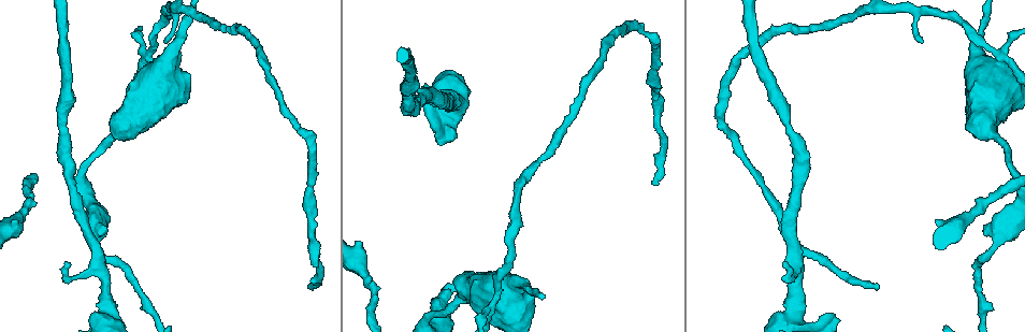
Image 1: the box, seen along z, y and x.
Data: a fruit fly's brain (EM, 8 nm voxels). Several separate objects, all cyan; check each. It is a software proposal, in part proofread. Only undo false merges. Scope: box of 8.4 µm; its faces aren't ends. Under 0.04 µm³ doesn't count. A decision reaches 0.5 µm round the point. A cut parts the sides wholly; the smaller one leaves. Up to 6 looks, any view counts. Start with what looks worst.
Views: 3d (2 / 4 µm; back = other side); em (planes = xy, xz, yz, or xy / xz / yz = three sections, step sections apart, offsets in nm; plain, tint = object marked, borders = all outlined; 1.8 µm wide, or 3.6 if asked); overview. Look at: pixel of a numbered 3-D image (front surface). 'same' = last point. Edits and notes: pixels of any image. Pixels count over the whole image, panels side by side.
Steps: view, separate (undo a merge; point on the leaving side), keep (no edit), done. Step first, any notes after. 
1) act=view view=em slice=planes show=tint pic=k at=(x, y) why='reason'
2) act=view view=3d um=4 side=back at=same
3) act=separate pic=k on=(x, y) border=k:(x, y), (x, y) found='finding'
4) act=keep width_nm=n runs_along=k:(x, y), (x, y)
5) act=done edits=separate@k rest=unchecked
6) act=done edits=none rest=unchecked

act=view view=3d um=4 pic=1 at=(152, 62) why='thick turns thin'

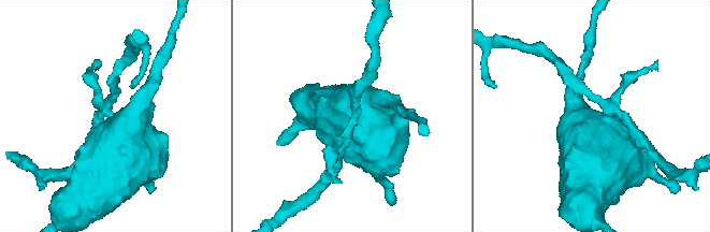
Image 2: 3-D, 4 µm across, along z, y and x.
act=view view=em um=3.6 slice=xy step=4 show=tint pic=2 at=(354, 130) why='shape alone is not enough'

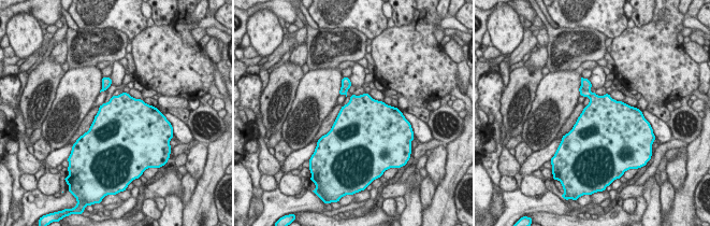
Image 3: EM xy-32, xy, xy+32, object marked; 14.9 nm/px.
act=view view=em um=3.6 slice=yz step=16 show=borders at=same why='another direction'

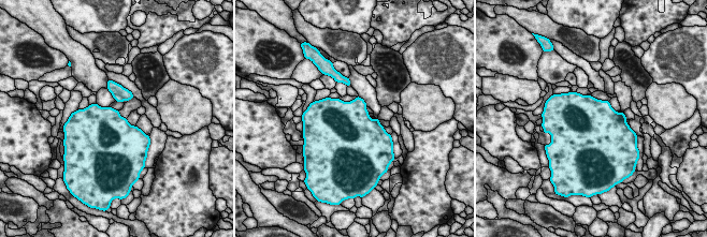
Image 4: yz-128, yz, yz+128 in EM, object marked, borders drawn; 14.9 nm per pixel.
act=separate pic=4 on=(114, 88) border=4:(113, 93), (118, 93), (125, 99) found='two neurons meet here'

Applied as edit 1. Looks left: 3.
act=view view=overview

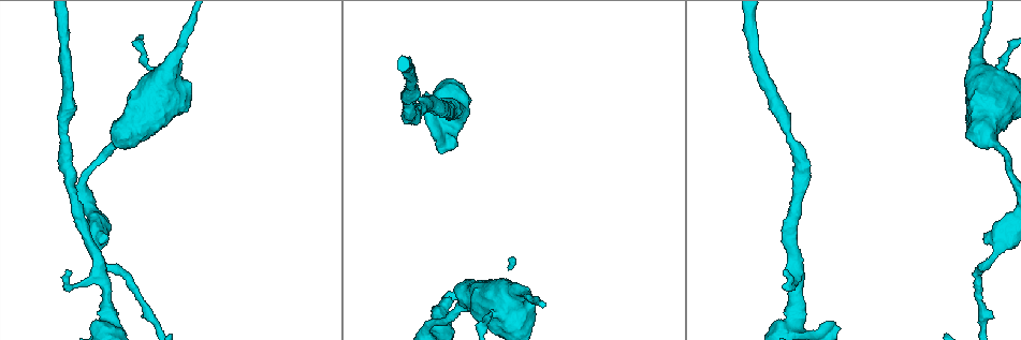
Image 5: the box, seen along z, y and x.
act=view view=em slice=xz step=8 show=tint pic=5 at=(788, 134) why='thin neck'

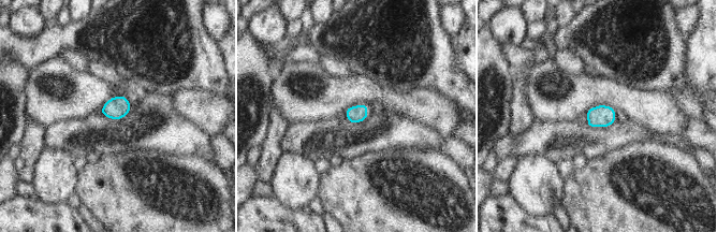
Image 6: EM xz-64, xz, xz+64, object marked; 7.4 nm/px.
act=view view=em slice=planes show=tint at=same

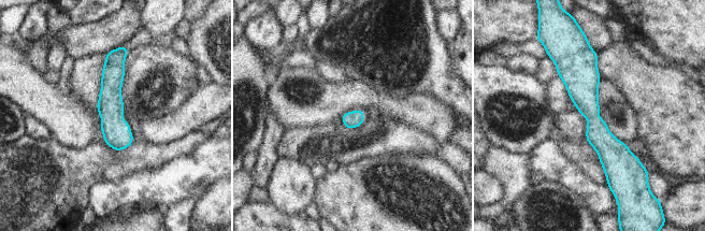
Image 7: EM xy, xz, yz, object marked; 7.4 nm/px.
act=keep width_nm=120 runs_along=7:(588, 54), (609, 181) found='one neuron here'

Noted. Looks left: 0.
act=done edits=separate@4 rest=unchecked

